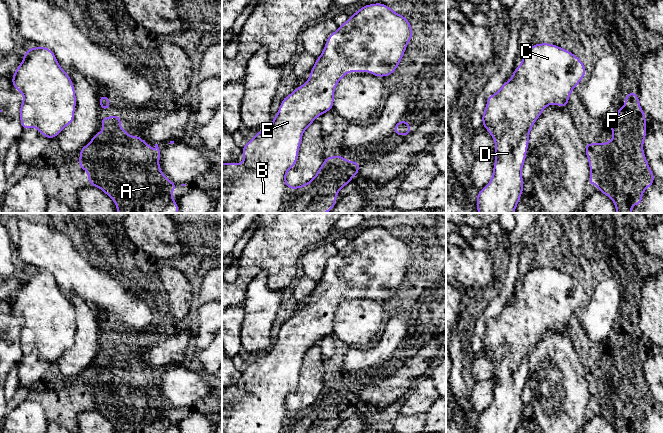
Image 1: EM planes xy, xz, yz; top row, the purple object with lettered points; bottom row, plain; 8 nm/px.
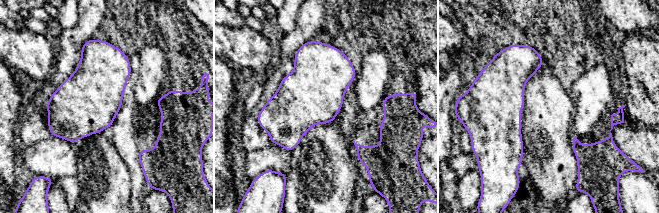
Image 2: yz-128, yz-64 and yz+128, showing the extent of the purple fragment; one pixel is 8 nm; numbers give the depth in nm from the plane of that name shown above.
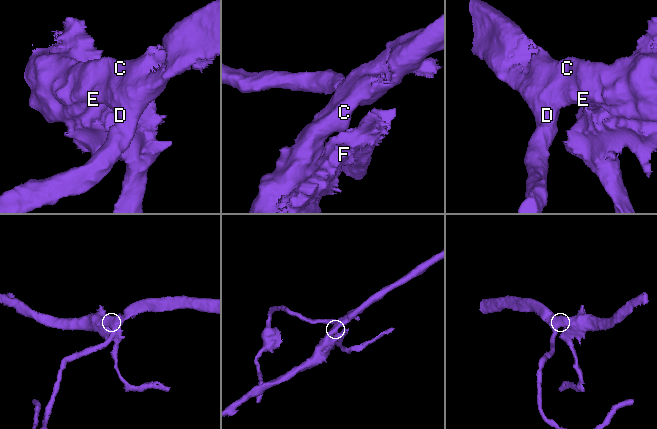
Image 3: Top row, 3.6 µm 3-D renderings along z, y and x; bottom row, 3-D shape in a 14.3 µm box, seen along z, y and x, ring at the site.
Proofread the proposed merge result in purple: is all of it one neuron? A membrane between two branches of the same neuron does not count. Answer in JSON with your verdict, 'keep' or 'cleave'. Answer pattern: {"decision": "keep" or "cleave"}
{"decision": "cleave"}

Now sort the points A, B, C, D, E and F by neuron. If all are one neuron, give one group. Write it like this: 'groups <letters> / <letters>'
groups A / B C D E F

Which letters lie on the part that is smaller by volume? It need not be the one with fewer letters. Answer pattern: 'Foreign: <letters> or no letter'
Foreign: A

